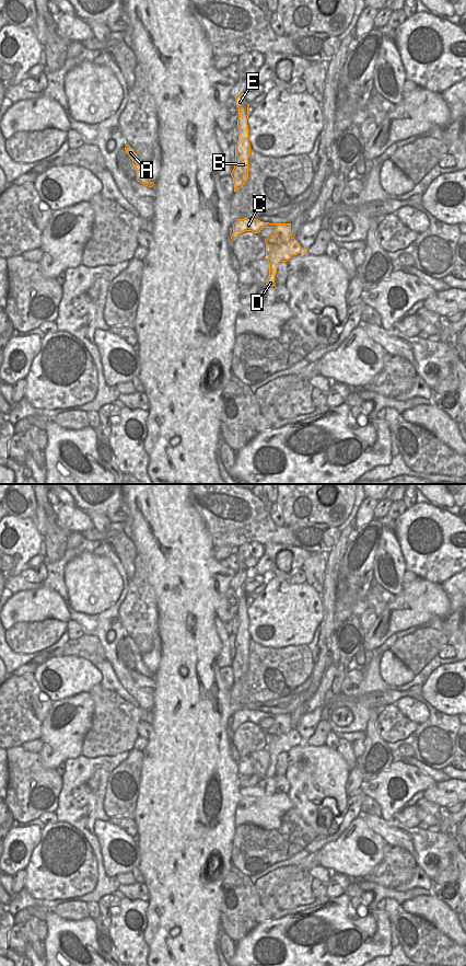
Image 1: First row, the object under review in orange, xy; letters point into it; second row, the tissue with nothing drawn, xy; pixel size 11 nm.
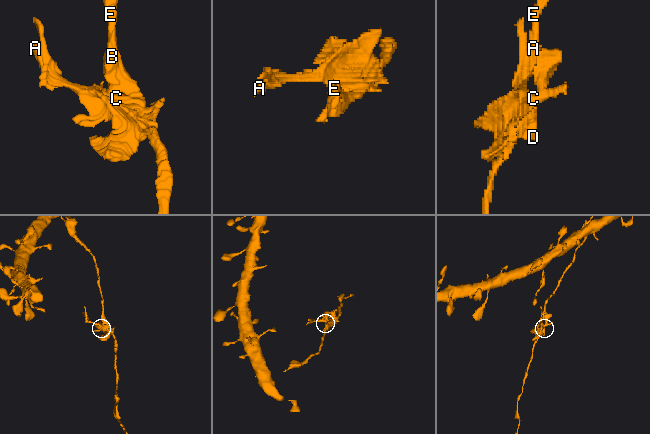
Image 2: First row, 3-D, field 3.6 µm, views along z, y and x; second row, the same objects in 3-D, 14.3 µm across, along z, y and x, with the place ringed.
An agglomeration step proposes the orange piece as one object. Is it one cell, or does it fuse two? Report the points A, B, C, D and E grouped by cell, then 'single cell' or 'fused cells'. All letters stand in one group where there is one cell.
A C D / B E; fused cells

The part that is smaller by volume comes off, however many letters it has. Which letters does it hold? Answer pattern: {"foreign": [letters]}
{"foreign": ["A", "C", "D"]}

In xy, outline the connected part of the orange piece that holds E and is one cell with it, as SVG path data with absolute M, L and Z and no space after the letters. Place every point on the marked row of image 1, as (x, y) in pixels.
M242 93L235 103L238 107L237 126L240 129L238 140L235 145L235 165L231 173L233 177L234 192L243 187L248 179L248 158L251 156L251 145L248 142L248 125L247 118L249 115L248 106Z

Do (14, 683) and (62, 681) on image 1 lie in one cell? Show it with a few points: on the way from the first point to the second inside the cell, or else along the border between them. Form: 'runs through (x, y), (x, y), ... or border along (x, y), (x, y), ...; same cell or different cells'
border along (33, 674), (39, 689), (53, 702); different cells

